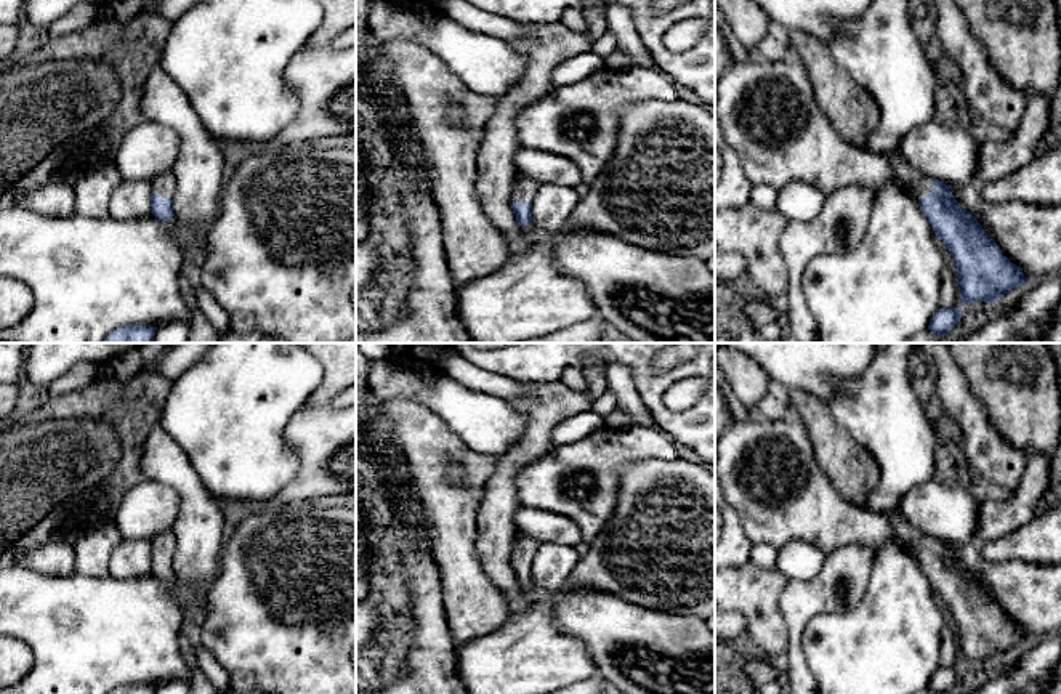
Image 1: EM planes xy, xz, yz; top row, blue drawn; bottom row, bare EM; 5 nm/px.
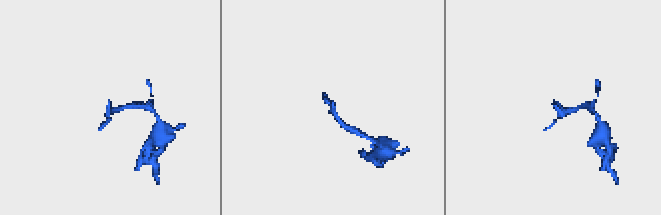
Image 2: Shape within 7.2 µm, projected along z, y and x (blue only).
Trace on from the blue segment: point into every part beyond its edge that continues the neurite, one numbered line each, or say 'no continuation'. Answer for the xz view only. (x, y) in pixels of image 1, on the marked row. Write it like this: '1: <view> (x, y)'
1: xz (524, 188)

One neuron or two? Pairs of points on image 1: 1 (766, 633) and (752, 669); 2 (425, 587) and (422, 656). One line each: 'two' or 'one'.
1: two
2: one

